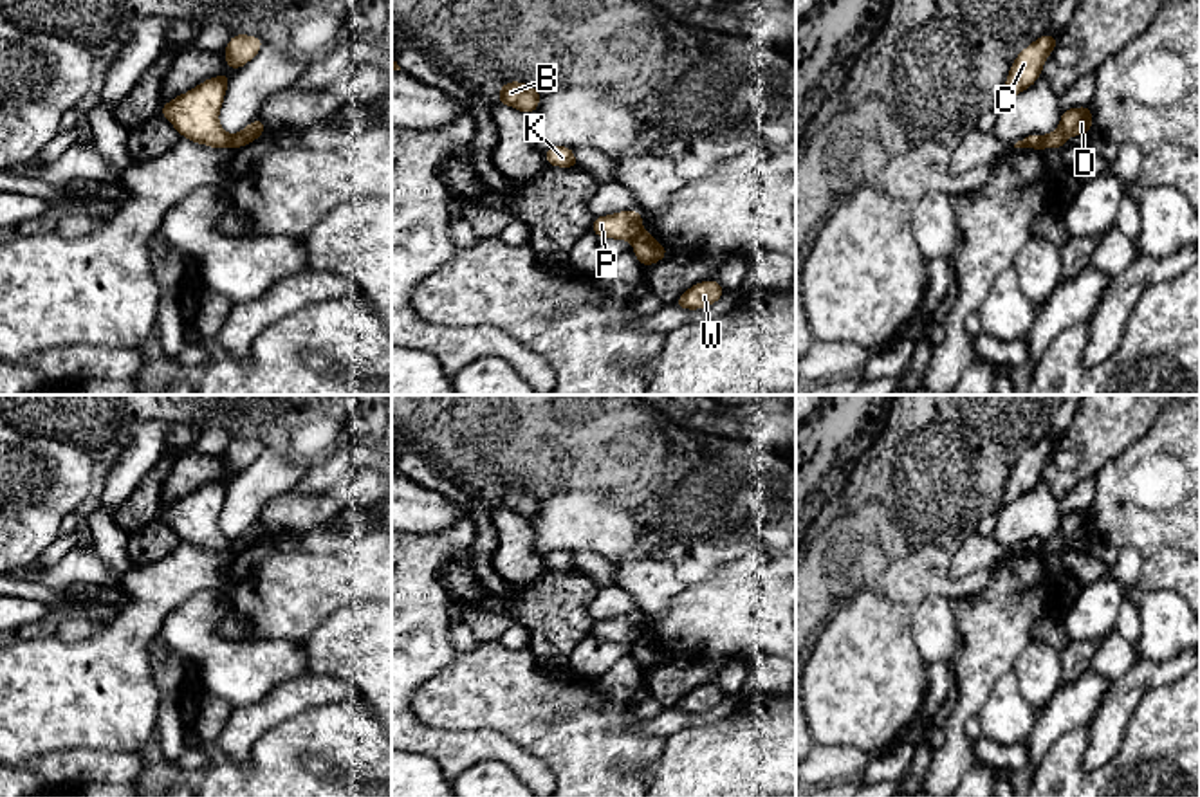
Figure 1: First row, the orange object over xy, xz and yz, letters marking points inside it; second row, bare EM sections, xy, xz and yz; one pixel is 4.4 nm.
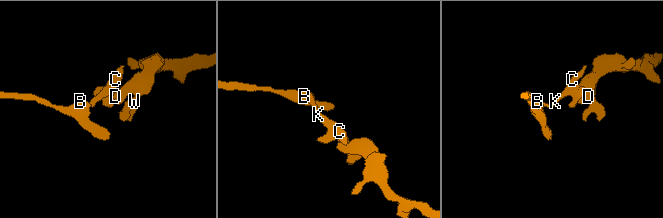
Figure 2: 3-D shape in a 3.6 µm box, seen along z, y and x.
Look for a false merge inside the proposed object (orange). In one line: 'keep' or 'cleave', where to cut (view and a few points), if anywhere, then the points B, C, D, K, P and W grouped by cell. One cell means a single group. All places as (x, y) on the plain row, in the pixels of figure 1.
cleave; cut in yz along (1040, 540), (1042, 552); B C K P / D W

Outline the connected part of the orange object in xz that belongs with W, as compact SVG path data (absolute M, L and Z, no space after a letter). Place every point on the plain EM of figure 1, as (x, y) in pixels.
M700 685L689 691L673 709L688 714L706 712L724 700L725 692L715 685Z

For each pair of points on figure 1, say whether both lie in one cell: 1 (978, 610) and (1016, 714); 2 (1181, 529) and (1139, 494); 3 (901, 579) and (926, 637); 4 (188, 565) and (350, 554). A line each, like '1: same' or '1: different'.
1: different
2: same
3: different
4: different

